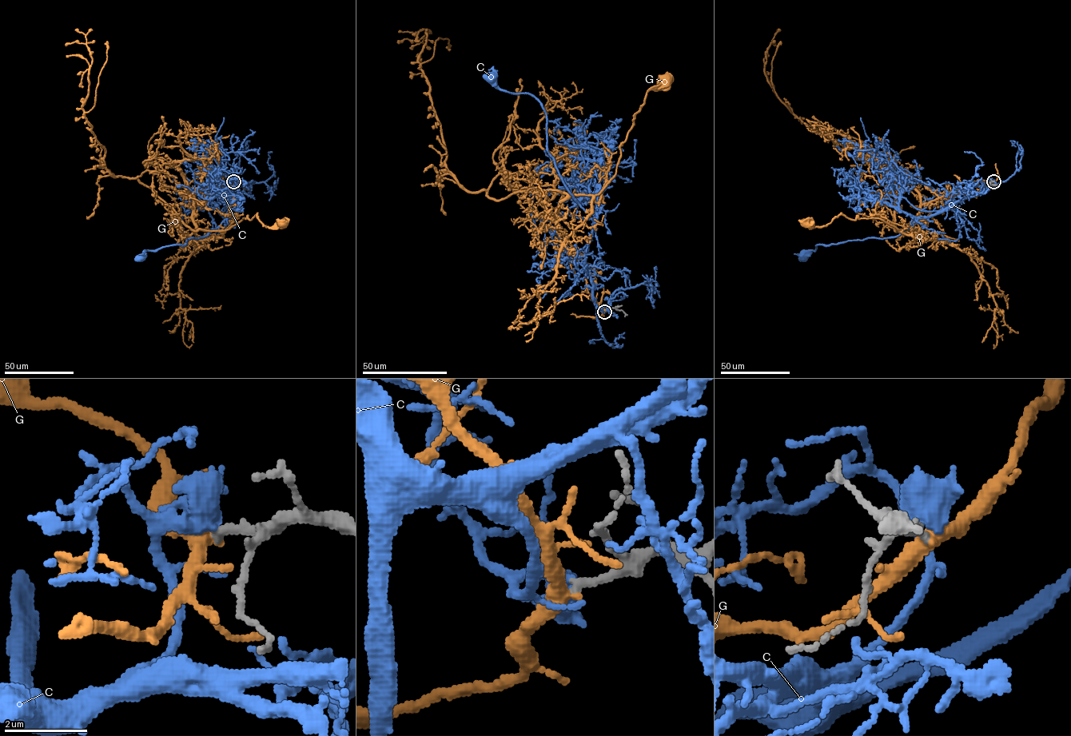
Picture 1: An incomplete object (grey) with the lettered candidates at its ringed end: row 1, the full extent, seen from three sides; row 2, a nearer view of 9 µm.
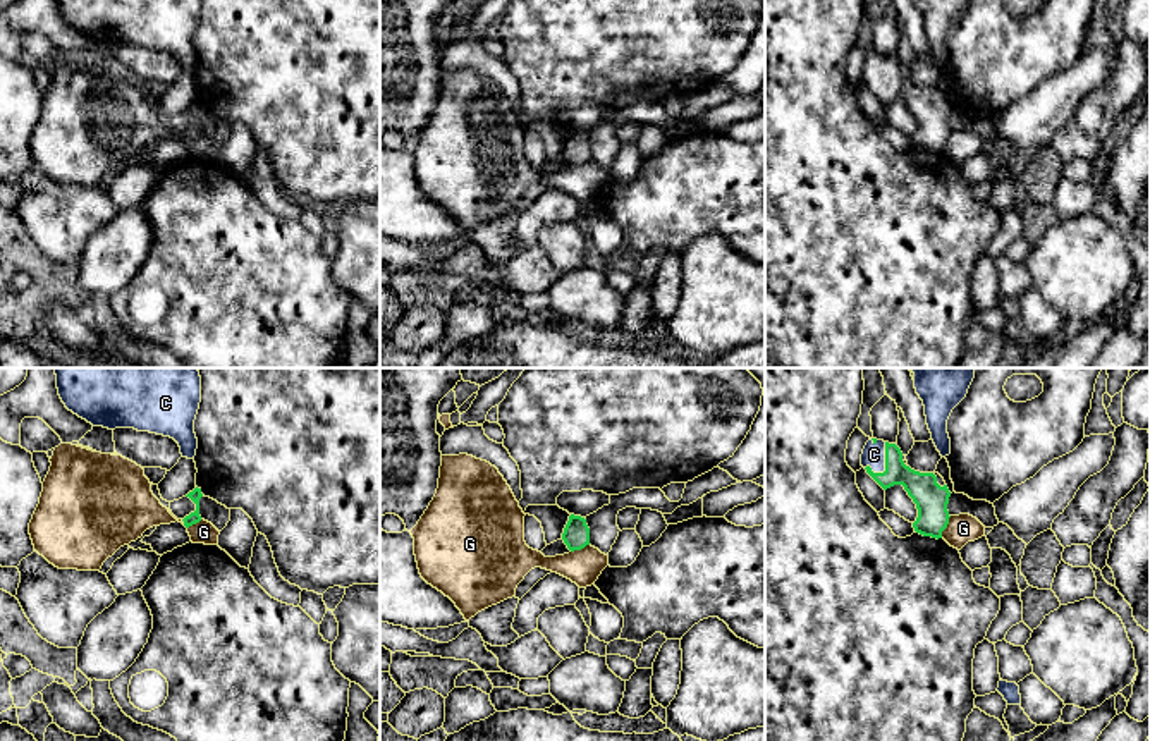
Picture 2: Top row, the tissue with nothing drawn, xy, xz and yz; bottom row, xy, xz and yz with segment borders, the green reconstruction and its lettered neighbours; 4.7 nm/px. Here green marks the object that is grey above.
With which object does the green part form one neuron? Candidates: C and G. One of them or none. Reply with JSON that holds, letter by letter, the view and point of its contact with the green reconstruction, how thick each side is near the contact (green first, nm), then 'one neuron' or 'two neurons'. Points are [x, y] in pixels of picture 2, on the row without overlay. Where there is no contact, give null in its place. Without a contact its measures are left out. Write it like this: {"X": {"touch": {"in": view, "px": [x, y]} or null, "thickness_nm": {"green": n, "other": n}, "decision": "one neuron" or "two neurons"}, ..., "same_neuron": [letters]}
{"C": {"touch": {"in": "yz", "px": [886, 76]}, "thickness_nm": {"green": 150, "other": 110}, "decision": "one neuron"}, "G": {"touch": {"in": "yz", "px": [946, 141]}, "thickness_nm": {"green": 150, "other": 140}, "decision": "two neurons"}, "same_neuron": ["C"]}

